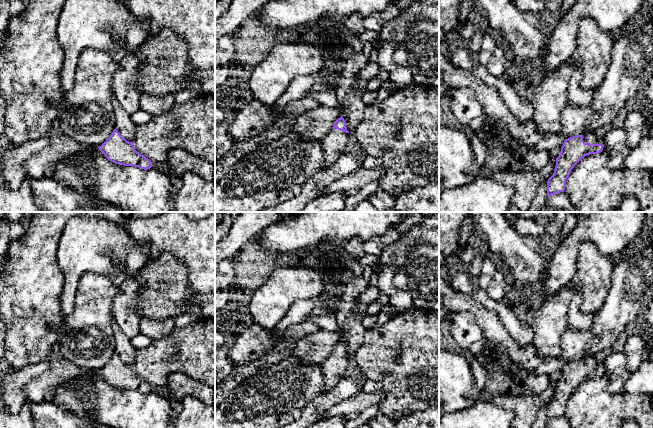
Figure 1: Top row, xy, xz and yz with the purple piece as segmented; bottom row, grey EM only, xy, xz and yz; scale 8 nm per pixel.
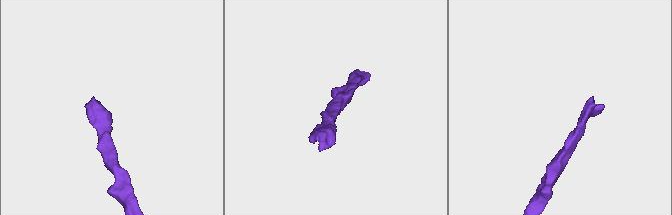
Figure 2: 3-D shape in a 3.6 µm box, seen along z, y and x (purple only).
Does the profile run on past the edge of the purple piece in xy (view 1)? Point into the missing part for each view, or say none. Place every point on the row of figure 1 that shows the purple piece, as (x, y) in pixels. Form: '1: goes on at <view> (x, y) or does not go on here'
1: does not go on here

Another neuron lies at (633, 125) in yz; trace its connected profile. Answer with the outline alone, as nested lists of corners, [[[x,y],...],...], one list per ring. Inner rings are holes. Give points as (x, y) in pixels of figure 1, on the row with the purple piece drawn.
[[[638,109],[626,116],[623,128],[626,132],[626,143],[630,149],[634,149],[642,140],[644,127],[643,116]]]

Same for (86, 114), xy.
[[[92,48],[85,49],[75,73],[75,82],[68,93],[61,96],[56,124],[58,129],[78,143],[98,148],[115,129],[113,81],[121,70],[118,58]]]

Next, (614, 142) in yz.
[[[623,127],[608,128],[602,141],[603,149],[608,153],[607,167],[621,170],[631,149],[626,143],[626,132]]]

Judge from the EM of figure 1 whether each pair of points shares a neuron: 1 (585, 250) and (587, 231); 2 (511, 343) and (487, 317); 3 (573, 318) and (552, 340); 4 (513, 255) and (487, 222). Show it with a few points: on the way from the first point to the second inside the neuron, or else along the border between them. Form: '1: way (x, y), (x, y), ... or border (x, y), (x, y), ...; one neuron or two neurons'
1: border (604, 255), (593, 243), (584, 241), (576, 261); two neurons
2: way (504, 337), (491, 324); one neuron
3: border (571, 300), (568, 328); two neurons
4: way (509, 247), (495, 230); one neuron

